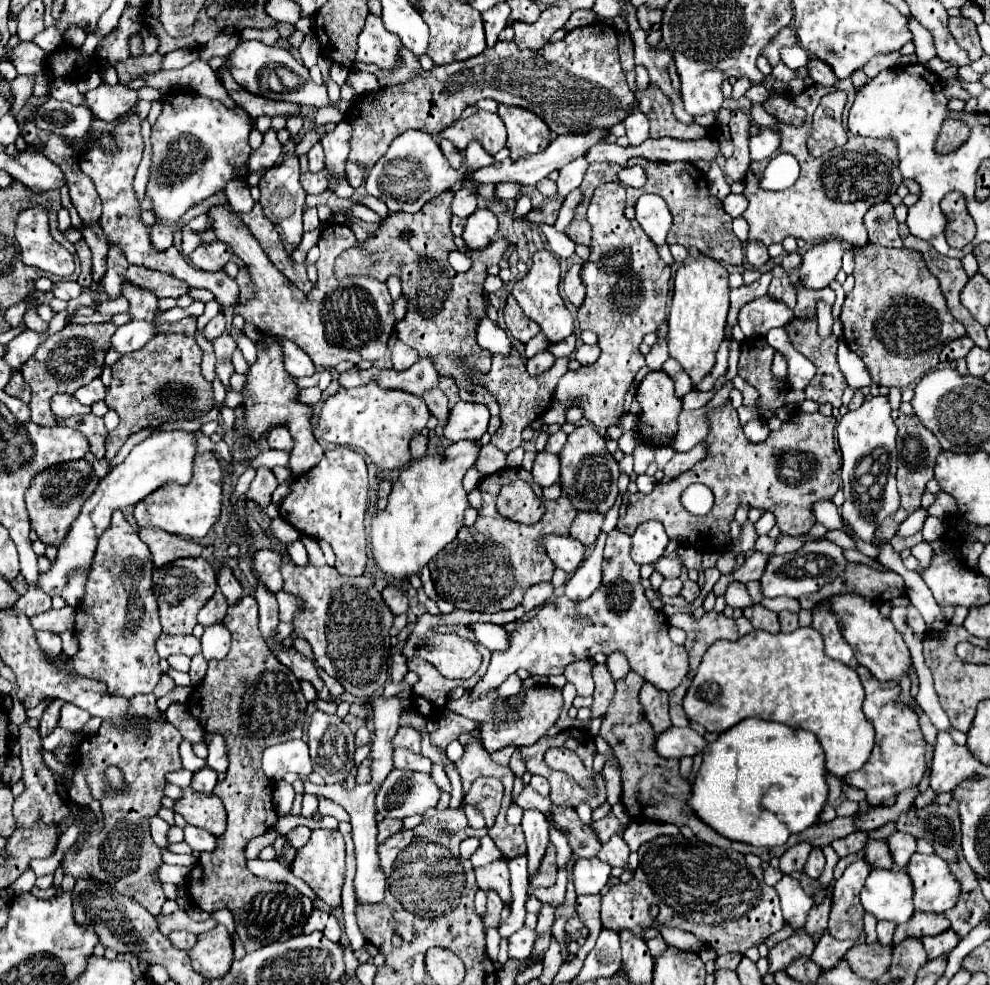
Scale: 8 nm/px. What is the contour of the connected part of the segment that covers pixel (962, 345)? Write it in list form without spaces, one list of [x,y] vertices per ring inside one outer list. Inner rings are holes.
[[[958,338],[958,340],[952,340],[944,346],[942,354],[940,354],[940,360],[942,362],[948,362],[948,360],[958,360],[958,358],[964,358],[970,350],[974,348],[974,342],[972,338]]]

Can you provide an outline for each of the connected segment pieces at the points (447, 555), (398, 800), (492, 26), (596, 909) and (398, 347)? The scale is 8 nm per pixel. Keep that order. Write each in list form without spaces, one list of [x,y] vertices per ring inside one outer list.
[[[504,468],[496,474],[486,476],[478,486],[482,492],[484,504],[476,524],[470,528],[462,528],[456,536],[456,542],[440,550],[440,554],[436,554],[436,558],[432,558],[432,562],[428,564],[438,596],[452,602],[456,608],[476,610],[476,608],[490,606],[490,612],[512,610],[520,606],[524,598],[524,590],[528,590],[528,586],[550,580],[554,574],[556,566],[544,554],[538,540],[544,534],[568,536],[570,524],[576,518],[578,510],[568,502],[566,496],[562,496],[558,500],[546,500],[546,514],[536,524],[526,526],[526,524],[516,524],[516,522],[510,522],[508,518],[502,518],[496,512],[498,490],[504,484],[518,478],[532,482],[530,472],[522,468]]]
[[[392,770],[378,792],[376,806],[382,816],[408,818],[434,808],[440,800],[440,792],[442,790],[436,786],[430,774]]]
[[[506,2],[496,4],[494,8],[482,12],[488,46],[494,46],[494,44],[498,42],[498,34],[500,34],[500,32],[506,28],[506,24],[508,24],[508,16],[510,16],[510,8],[508,8]]]
[[[600,894],[594,896],[578,896],[576,900],[576,910],[580,914],[580,920],[584,922],[586,928],[590,928],[590,936],[587,937],[583,946],[578,950],[578,958],[584,960],[586,954],[595,946],[596,940],[602,930],[600,924]]]
[[[400,340],[394,344],[394,348],[392,348],[392,364],[394,364],[396,370],[408,370],[418,360],[420,360],[420,356],[416,354],[416,350],[412,350],[410,346],[402,344]]]

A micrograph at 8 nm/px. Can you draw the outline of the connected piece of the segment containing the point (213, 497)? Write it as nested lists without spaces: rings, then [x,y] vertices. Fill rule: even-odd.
[[[214,452],[198,454],[194,460],[194,476],[186,486],[166,484],[152,492],[148,498],[140,500],[134,508],[134,520],[140,528],[154,526],[170,534],[180,534],[184,538],[202,538],[220,518],[222,508],[222,468]]]

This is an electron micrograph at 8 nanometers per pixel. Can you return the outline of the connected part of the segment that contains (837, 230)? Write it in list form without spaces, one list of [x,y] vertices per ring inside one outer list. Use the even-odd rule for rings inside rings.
[[[848,78],[837,81],[835,85],[830,87],[822,86],[822,84],[810,86],[800,96],[792,98],[794,104],[798,104],[800,108],[806,110],[806,122],[800,128],[778,124],[780,132],[782,132],[782,142],[780,142],[780,148],[776,150],[776,154],[788,152],[788,154],[796,156],[796,160],[800,164],[800,178],[796,180],[796,184],[792,184],[786,190],[766,192],[766,190],[760,190],[758,184],[762,180],[762,174],[764,174],[770,158],[750,164],[748,174],[746,174],[746,190],[744,190],[744,196],[748,198],[748,208],[742,214],[742,218],[750,226],[748,242],[760,240],[766,246],[770,246],[774,242],[782,242],[786,236],[802,238],[806,242],[840,238],[848,246],[856,246],[856,244],[864,246],[868,242],[864,214],[868,212],[868,208],[872,204],[884,202],[884,200],[888,200],[890,194],[896,192],[896,188],[902,182],[902,174],[898,168],[898,154],[896,154],[894,142],[868,140],[868,138],[856,136],[849,131],[847,127],[848,115],[856,92],[852,80]],[[831,89],[839,89],[847,93],[848,99],[843,110],[842,122],[848,140],[844,146],[840,146],[820,158],[814,158],[806,150],[806,136],[810,132],[812,114],[818,106],[820,98],[826,96],[828,92],[832,92]]]

